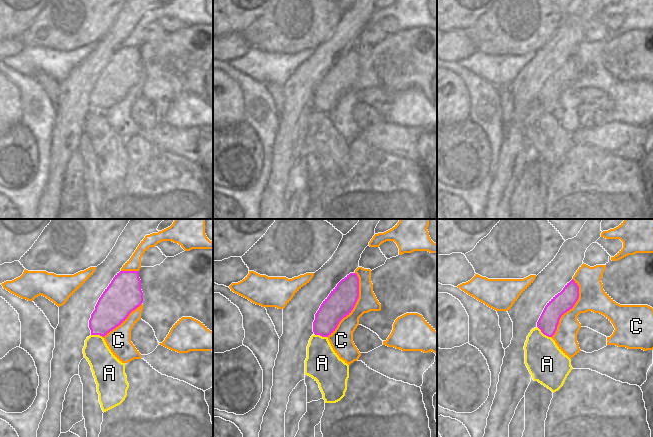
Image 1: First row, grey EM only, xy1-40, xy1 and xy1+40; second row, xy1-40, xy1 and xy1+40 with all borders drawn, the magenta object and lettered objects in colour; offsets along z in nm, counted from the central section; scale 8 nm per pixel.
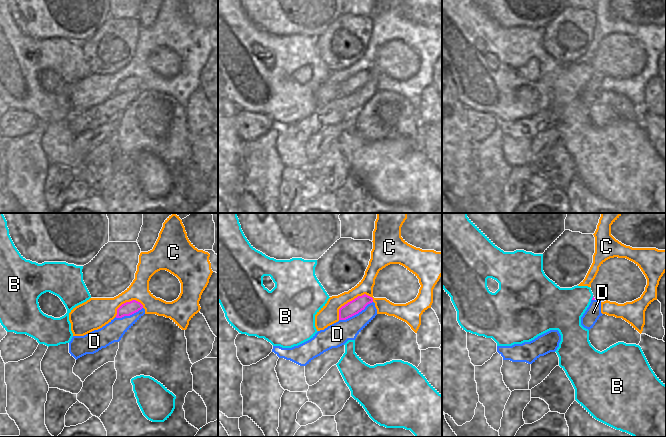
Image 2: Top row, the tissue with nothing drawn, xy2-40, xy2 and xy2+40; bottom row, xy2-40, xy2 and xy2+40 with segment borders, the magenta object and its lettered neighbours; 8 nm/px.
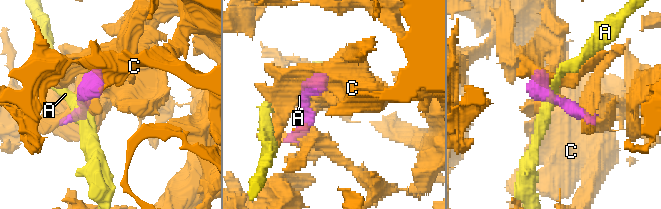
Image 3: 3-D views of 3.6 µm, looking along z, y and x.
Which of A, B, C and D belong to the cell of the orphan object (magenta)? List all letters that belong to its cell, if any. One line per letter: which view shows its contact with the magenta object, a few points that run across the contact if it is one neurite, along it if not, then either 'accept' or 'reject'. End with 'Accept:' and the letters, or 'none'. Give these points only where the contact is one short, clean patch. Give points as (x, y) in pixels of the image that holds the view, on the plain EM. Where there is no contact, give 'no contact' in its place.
A: meets magenta in xy1+40; line xy1+40 (537, 102), (544, 110), (550, 113); reject
B: meets magenta in xy2+40; line xy2+40 (593, 72), (591, 75); reject
C: meets magenta in xy1; reject
D: meets magenta in xy2; line xy2 (355, 82), (355, 90), (337, 110); accept
Accept: D

